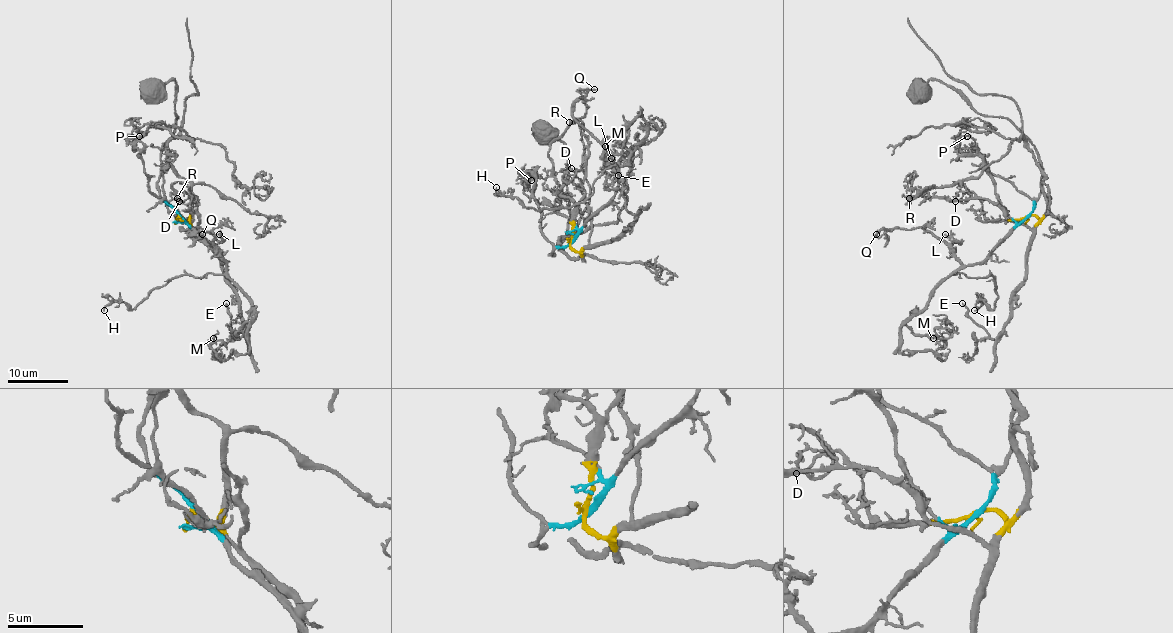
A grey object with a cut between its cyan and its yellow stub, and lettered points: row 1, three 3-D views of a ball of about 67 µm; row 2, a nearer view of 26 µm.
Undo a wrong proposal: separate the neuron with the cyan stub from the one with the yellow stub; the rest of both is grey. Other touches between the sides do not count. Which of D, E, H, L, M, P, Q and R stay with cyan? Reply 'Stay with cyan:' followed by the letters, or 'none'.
Stay with cyan: H, L, M, P, Q

